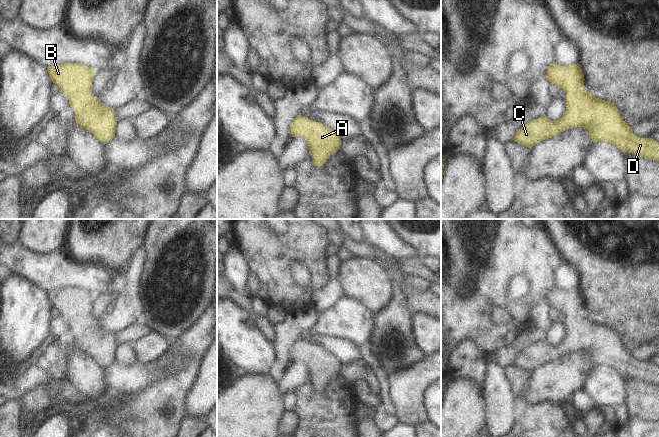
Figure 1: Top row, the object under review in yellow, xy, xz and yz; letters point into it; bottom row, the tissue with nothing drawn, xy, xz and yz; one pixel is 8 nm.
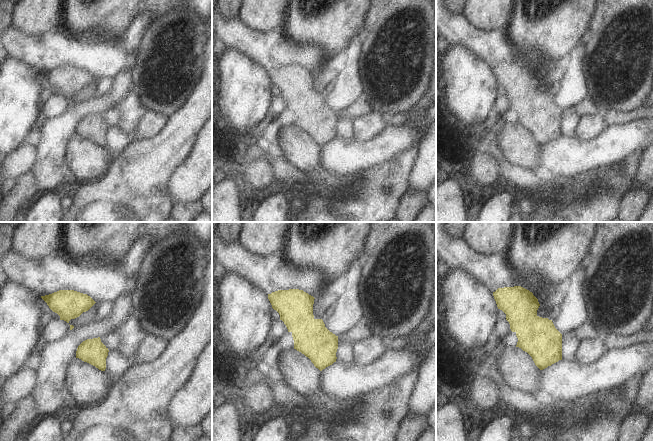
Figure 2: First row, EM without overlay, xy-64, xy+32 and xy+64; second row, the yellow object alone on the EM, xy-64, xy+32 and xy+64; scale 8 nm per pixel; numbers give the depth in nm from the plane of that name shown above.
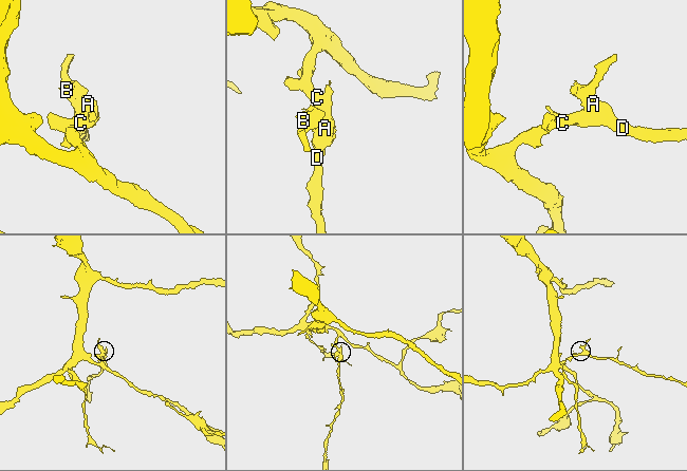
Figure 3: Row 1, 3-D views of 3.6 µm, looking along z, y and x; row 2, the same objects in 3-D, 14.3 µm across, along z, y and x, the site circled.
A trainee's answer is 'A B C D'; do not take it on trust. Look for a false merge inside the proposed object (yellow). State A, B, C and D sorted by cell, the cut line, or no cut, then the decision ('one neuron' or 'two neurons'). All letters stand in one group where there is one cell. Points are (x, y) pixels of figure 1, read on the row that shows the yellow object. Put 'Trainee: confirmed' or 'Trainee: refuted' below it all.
A B C D; no cut; one neuron
Trainee: confirmed

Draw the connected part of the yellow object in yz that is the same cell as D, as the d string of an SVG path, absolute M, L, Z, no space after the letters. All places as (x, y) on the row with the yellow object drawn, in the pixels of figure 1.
M553 62L546 75L550 84L563 88L566 93L566 111L558 121L546 117L535 119L523 126L514 141L528 148L576 127L589 130L593 143L605 141L638 157L659 162L659 142L638 137L620 115L617 107L599 99L584 86L580 65L561 66Z

